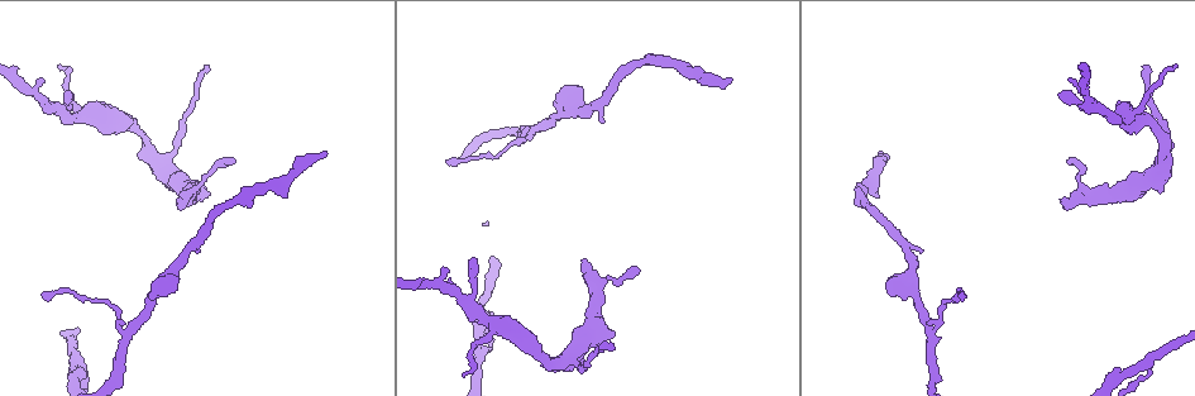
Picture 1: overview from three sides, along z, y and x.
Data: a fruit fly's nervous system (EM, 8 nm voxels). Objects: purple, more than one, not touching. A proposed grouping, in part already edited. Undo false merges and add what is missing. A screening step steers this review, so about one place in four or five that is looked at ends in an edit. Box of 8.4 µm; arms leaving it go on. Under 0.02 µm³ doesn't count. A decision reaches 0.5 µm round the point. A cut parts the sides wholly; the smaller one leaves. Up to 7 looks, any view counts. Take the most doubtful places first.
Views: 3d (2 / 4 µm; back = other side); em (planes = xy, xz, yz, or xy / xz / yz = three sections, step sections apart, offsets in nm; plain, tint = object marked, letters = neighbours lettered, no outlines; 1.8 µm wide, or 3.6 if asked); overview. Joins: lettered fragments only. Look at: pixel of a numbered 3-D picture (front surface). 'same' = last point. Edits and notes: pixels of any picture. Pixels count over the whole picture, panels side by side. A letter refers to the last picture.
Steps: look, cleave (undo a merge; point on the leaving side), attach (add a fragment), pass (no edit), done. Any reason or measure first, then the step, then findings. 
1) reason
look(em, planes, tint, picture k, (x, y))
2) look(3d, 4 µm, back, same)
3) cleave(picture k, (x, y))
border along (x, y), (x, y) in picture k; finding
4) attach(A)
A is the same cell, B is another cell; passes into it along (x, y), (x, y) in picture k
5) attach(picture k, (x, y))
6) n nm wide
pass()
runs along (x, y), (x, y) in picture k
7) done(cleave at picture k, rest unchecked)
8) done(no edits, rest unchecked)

free end
look(em, 3.6 µm, yz, step 8, letters, picture 1, (325, 152))

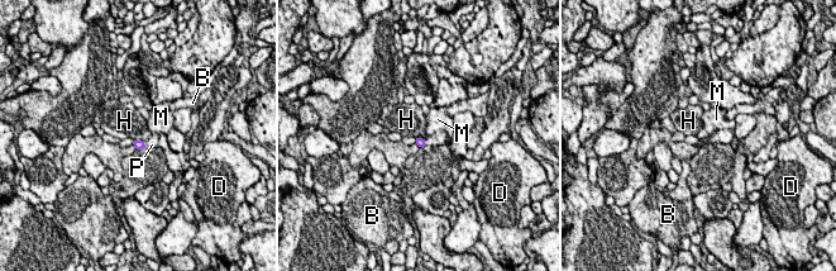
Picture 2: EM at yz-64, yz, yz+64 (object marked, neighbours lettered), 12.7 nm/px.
look(em, 3.6 µm, planes, letters, same)

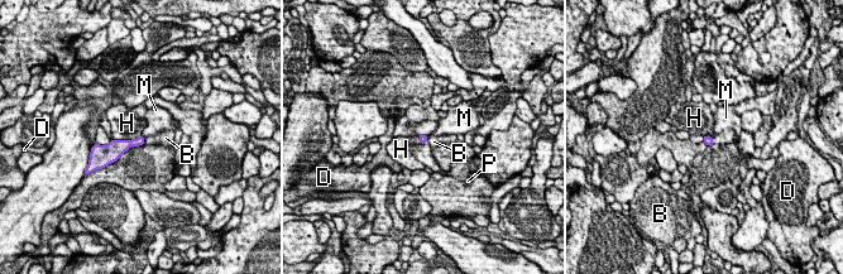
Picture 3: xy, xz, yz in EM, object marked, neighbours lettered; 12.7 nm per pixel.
attach(P)
P is the same cell, B, D, H and M are other cells; passes into it along (422, 139), (424, 142), (424, 154) in picture 3; it goes on there

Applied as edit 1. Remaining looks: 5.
abrupt turn
look(em, planes, letters, picture 1, (1148, 366))

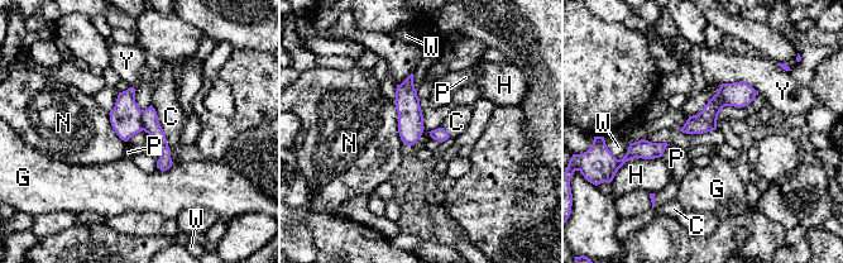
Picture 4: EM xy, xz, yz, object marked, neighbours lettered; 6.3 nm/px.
pass()
C, G, H, N, P, W and Y are other cells; all the same neuron

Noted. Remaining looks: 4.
look(em, yz, step 16, letters, picture 1, (70, 94))

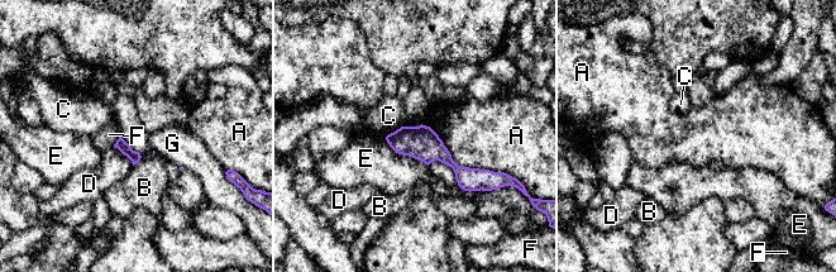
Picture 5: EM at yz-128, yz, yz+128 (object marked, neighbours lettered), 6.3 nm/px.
another direction
look(em, planes, letters, same)

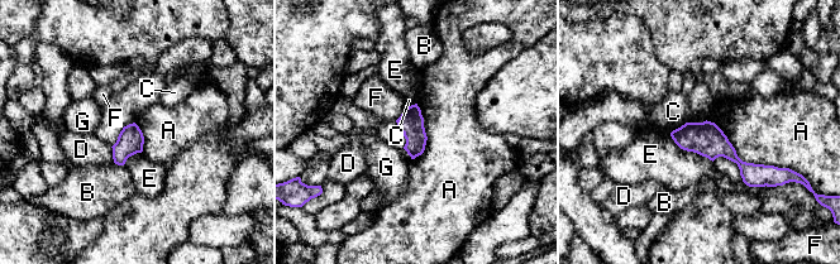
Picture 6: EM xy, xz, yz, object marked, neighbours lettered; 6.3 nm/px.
pass()
A, B, C, D, E, F and G are other cells; border along (706, 119), (743, 161), (781, 168) in picture 6; none of them fits

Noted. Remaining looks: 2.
done(attach at picture 3, rest unchecked)

